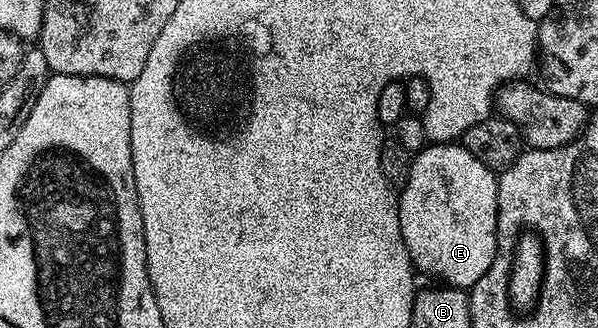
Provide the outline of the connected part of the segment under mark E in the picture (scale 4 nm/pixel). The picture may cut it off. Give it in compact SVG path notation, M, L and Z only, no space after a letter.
M456 142L429 143L412 156L404 189L400 188L399 206L402 238L417 273L433 276L433 281L449 288L470 290L494 262L496 219L498 218L497 173L486 167L470 150Z

